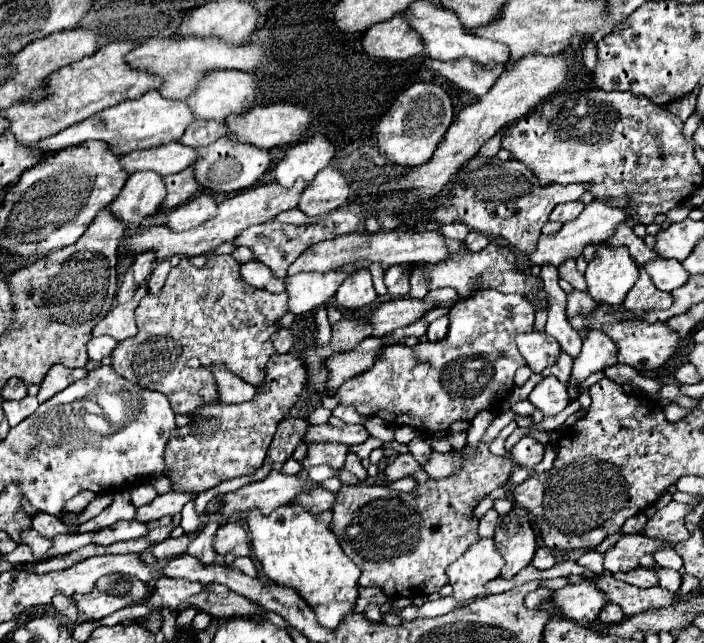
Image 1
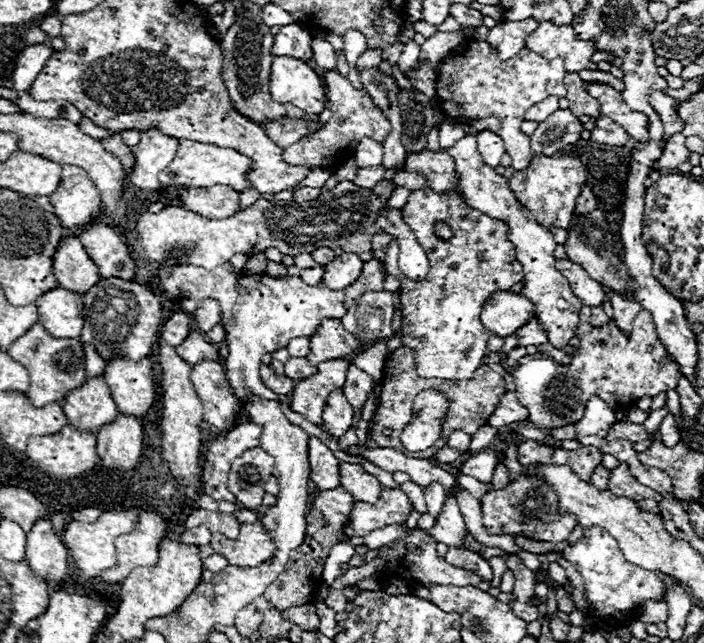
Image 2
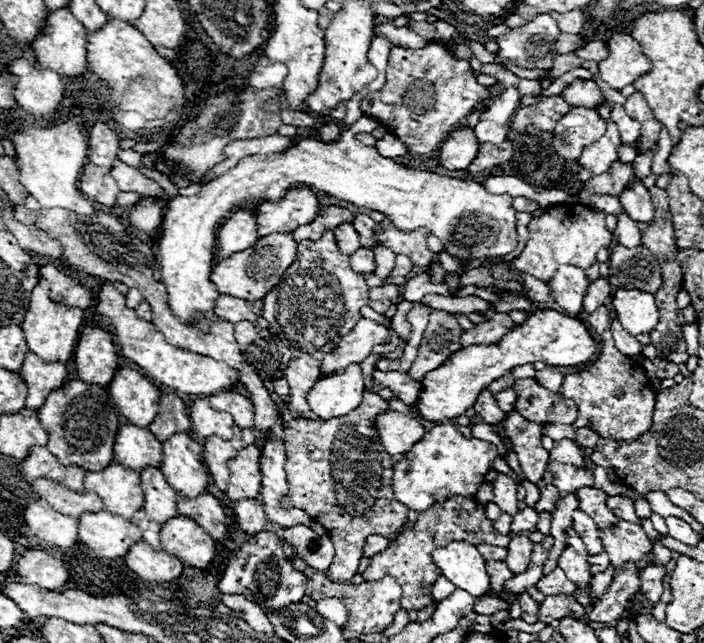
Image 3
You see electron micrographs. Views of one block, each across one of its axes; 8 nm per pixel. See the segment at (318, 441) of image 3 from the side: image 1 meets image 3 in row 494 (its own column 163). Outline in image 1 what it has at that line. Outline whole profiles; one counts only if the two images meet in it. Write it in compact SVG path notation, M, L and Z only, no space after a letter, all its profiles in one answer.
M230 254L214 256L214 258L210 258L202 268L192 266L192 264L184 258L176 268L170 270L170 274L168 274L168 278L166 278L166 284L164 284L164 288L162 288L158 294L146 294L146 296L140 300L140 304L138 304L138 308L136 308L138 334L136 334L134 338L128 338L128 340L124 340L124 342L118 342L118 346L114 348L114 356L112 356L114 370L116 370L116 374L120 374L122 378L126 378L128 382L132 382L132 384L136 384L136 386L140 386L140 388L162 392L162 394L170 400L170 406L172 406L172 410L174 410L176 414L192 414L198 406L216 400L216 386L214 386L212 374L210 374L210 364L212 364L212 362L218 362L218 360L226 362L228 368L230 368L236 376L240 376L244 382L248 382L248 384L252 384L252 386L258 386L258 384L264 380L266 362L268 362L268 358L274 354L274 346L272 346L272 342L270 342L270 336L278 330L278 326L274 324L274 320L282 318L286 312L288 312L288 294L286 294L286 292L268 294L266 290L256 290L256 288L248 286L248 284L240 278L240 264L238 264Z

